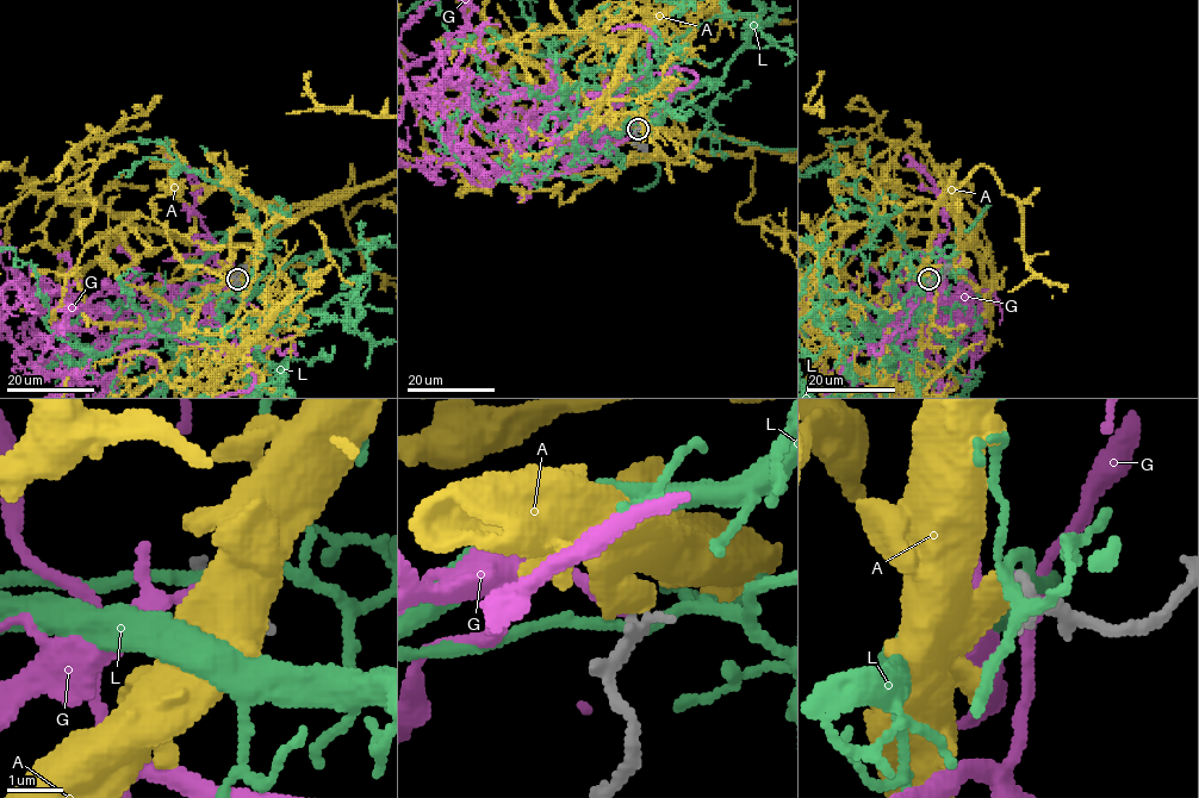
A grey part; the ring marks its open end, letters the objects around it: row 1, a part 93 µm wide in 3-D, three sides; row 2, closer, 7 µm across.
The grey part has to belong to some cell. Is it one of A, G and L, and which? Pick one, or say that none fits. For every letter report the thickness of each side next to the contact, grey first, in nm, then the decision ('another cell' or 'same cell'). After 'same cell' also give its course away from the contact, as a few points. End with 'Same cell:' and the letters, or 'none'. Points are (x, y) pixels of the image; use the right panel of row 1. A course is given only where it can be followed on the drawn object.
A: calibres 240 and 550 nm; another cell
G: calibres 240 and 190 nm; same cell
L: calibres 240 and 190 nm; another cell
Same cell: G

